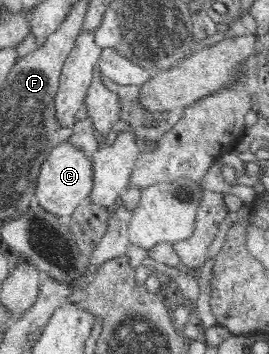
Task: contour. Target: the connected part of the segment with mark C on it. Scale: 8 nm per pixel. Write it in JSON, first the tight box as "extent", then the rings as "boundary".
{"extent":[34,138,93,217],"boundary":[[[64,138],[63,143],[56,145],[45,159],[45,163],[41,164],[34,199],[45,211],[61,217],[61,215],[72,215],[83,201],[88,201],[91,189],[93,189],[93,164],[89,155]]]}

